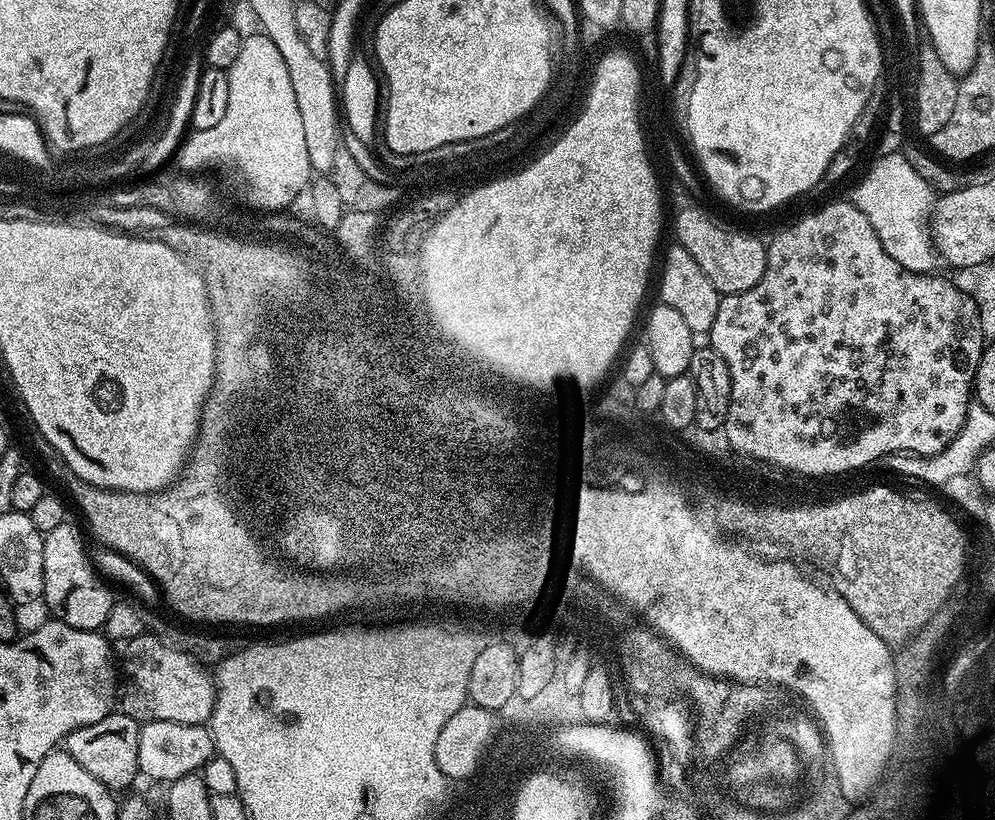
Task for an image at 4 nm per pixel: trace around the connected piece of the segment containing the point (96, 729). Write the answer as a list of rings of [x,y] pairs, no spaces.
[[[113,710],[106,718],[101,720],[93,719],[90,726],[76,728],[63,740],[62,748],[63,751],[70,754],[70,758],[74,758],[74,762],[78,762],[78,766],[82,766],[82,770],[87,770],[93,778],[98,778],[98,782],[102,782],[110,790],[128,788],[140,776],[140,767],[138,766],[138,734],[140,733],[140,725],[141,721],[130,718],[125,712]]]

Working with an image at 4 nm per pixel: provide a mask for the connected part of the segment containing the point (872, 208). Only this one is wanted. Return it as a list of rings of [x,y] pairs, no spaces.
[[[895,152],[875,161],[859,177],[857,184],[860,185],[850,195],[851,203],[862,210],[862,214],[866,214],[866,222],[874,226],[874,234],[878,234],[878,242],[882,242],[882,250],[886,250],[886,254],[906,270],[931,273],[934,245],[930,221],[934,211],[934,193],[926,178],[921,178],[914,166],[910,166],[907,155]]]

